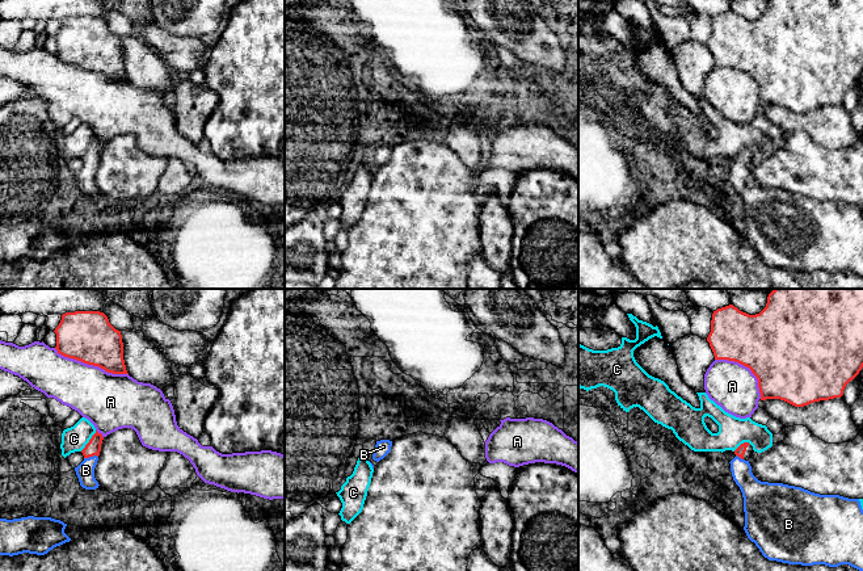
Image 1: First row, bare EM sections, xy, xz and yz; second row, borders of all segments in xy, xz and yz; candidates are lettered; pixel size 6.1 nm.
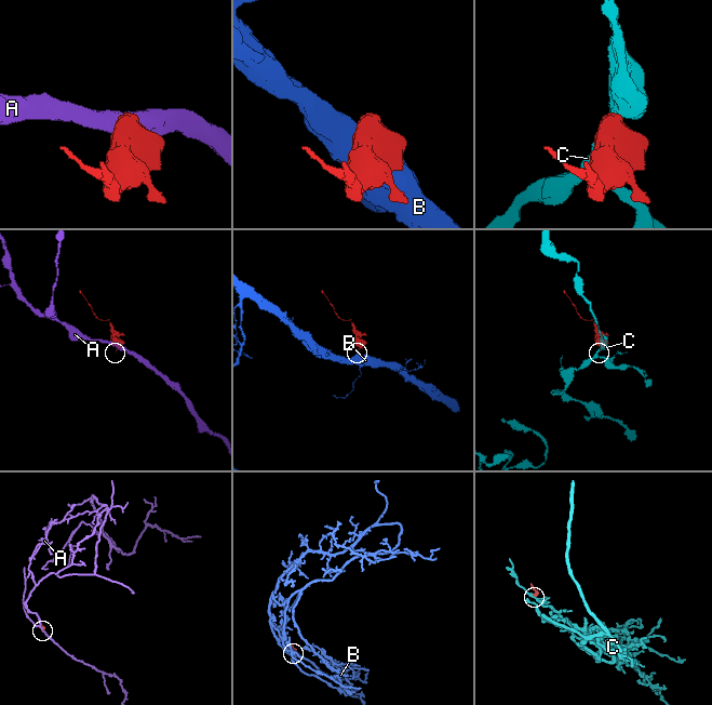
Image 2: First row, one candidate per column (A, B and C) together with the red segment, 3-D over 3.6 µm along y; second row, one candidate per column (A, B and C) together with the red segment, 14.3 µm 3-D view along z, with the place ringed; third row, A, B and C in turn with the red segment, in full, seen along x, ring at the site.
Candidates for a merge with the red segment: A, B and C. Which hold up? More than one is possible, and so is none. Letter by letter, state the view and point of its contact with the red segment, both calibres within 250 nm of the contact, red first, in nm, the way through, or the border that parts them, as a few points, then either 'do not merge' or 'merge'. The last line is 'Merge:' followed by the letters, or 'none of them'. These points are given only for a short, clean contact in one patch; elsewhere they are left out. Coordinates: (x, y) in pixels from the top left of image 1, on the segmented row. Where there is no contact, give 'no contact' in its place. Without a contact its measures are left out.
A: contact xy (91, 364); calibres 320 and 340 nm; do not merge
B: contact xy (91, 456); calibres 90 and 110 nm; way xy (93, 448), (91, 456), (85, 470); merge
C: contact xy (89, 441); calibres 90 and 150 nm; do not merge
Merge: B

